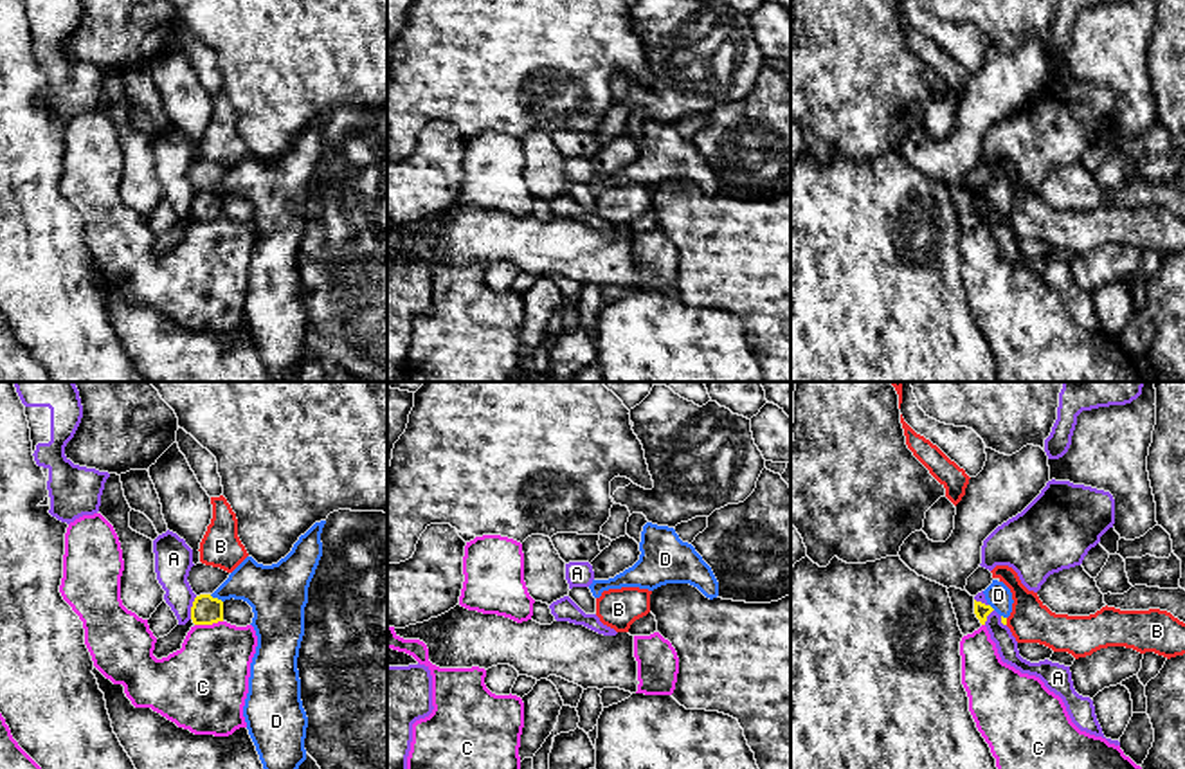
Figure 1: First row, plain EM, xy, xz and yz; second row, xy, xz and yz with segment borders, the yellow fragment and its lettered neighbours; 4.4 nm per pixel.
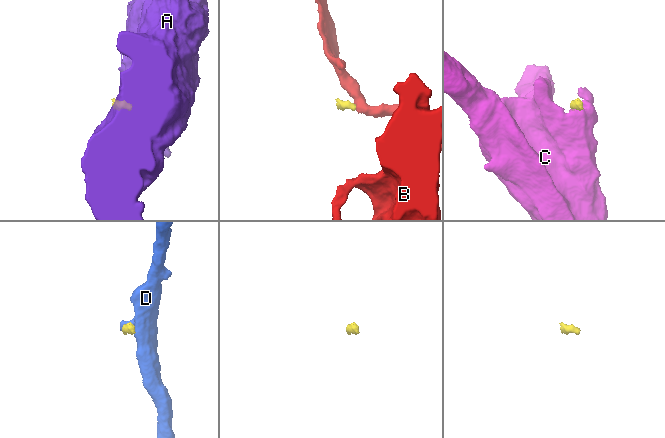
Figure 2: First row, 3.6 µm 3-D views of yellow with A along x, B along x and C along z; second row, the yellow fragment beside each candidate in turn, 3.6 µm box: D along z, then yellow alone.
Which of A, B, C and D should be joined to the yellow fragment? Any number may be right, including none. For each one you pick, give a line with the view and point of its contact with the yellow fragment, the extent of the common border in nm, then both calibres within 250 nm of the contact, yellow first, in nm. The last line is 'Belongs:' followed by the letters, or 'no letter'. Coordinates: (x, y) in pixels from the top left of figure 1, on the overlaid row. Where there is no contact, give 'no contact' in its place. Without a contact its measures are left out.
B: contact yz (1005, 622); length 30 nm; calibres 30 and 190 nm
Belongs: B

